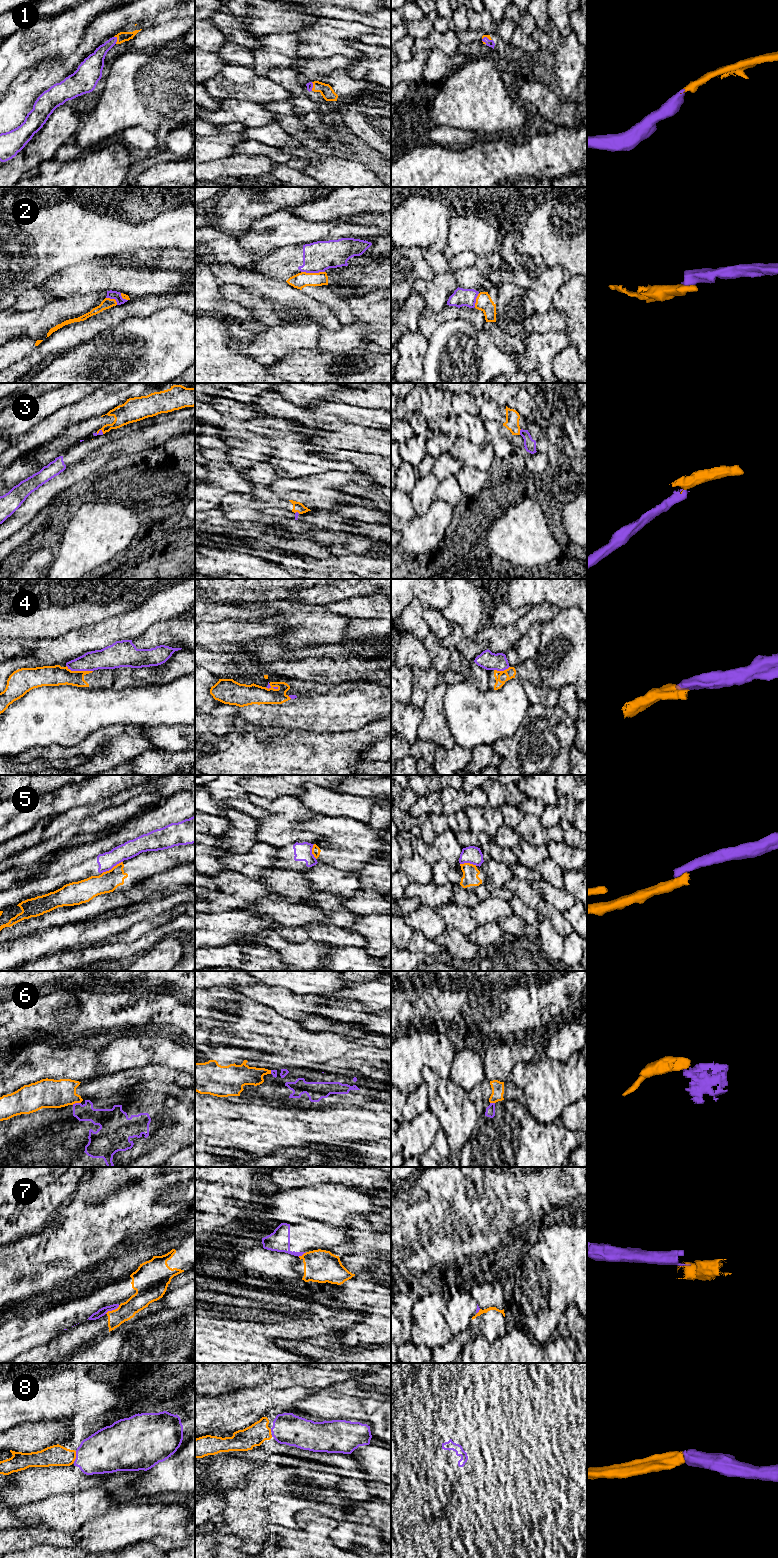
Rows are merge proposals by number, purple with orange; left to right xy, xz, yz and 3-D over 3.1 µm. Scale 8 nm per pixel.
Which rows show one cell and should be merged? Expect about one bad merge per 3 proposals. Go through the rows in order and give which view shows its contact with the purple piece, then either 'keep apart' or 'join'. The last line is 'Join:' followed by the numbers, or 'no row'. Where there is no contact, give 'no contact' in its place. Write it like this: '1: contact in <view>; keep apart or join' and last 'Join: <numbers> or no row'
1: contact in xy; join
2: contact in xz; keep apart
3: contact in yz; keep apart
4: contact in xy; keep apart
5: contact in xy; keep apart
6: contact in xy; keep apart
7: contact in xy; keep apart
8: contact in xy; join
Join: 1, 8

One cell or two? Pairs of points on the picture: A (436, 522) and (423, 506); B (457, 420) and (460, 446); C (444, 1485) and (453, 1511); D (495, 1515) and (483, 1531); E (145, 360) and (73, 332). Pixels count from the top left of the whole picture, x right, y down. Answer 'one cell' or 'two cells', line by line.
A: two cells
B: two cells
C: two cells
D: two cells
E: two cells

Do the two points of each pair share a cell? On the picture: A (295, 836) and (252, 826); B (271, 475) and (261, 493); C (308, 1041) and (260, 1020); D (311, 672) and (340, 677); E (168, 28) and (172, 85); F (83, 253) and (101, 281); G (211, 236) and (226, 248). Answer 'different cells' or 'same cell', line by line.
A: different cells
B: same cell
C: same cell
D: same cell
E: different cells
F: different cells
G: same cell

